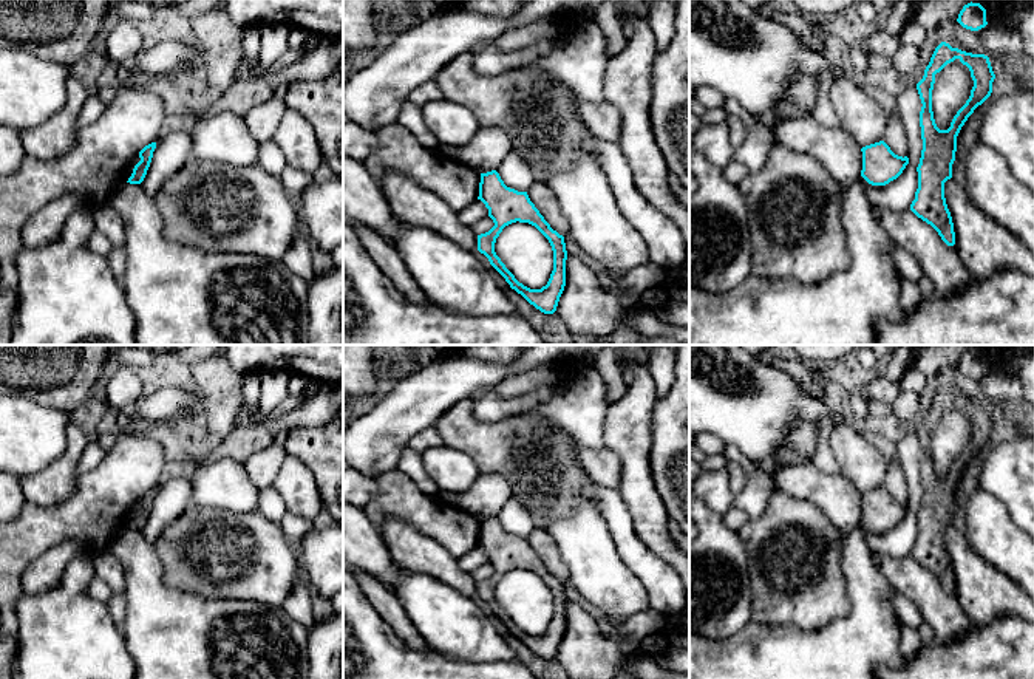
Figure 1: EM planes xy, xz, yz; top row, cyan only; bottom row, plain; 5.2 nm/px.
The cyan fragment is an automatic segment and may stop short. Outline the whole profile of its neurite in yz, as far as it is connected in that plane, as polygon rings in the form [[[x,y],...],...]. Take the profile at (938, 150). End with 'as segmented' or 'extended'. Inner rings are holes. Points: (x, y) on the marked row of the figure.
[[[941,42],[935,48],[923,79],[917,84],[923,104],[920,111],[923,150],[917,167],[918,189],[910,210],[930,224],[947,246],[955,244],[955,232],[944,198],[944,183],[952,178],[957,136],[974,110],[991,96],[994,79],[995,74],[988,56],[966,53]],[[955,59],[969,68],[974,87],[966,104],[954,116],[951,127],[940,130],[932,111],[935,74]]]; as segmented

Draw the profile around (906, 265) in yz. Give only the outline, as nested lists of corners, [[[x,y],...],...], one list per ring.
[[[898,246],[890,249],[892,261],[903,278],[918,283],[918,280],[924,275],[920,263],[915,257]]]

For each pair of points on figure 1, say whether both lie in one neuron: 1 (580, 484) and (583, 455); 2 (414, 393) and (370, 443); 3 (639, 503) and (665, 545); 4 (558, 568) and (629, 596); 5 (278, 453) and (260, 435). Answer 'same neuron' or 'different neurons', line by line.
1: different neurons
2: same neuron
3: same neuron
4: different neurons
5: different neurons

